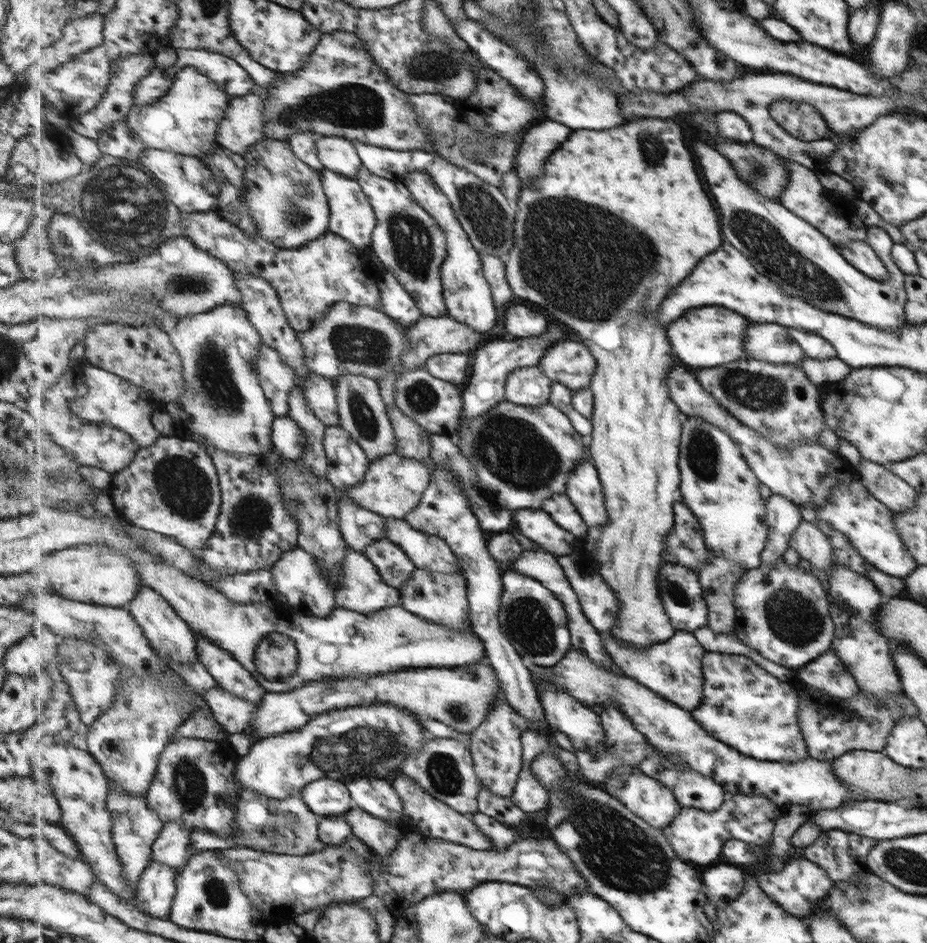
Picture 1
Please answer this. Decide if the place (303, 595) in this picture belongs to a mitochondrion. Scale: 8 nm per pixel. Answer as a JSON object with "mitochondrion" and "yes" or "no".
{"mitochondrion":"no"}

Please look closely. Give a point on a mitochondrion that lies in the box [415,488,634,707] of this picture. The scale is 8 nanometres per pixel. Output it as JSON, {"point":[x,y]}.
{"point":[530,624]}

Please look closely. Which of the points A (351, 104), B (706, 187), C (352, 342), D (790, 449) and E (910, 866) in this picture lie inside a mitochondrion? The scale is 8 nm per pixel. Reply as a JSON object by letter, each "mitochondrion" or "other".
{"A":"mitochondrion","B":"other","C":"mitochondrion","D":"other","E":"mitochondrion"}

